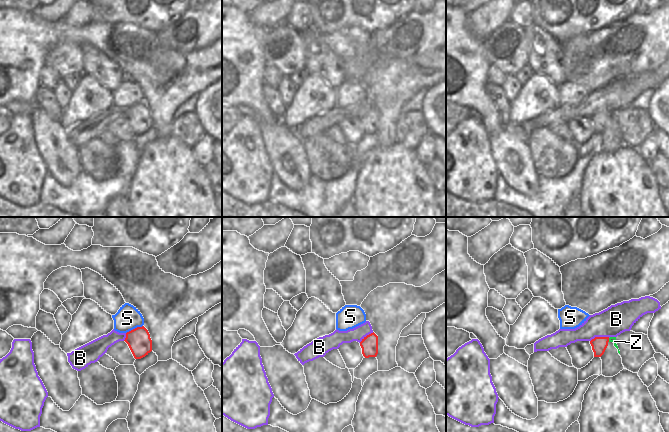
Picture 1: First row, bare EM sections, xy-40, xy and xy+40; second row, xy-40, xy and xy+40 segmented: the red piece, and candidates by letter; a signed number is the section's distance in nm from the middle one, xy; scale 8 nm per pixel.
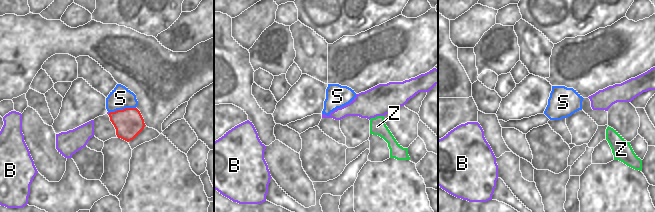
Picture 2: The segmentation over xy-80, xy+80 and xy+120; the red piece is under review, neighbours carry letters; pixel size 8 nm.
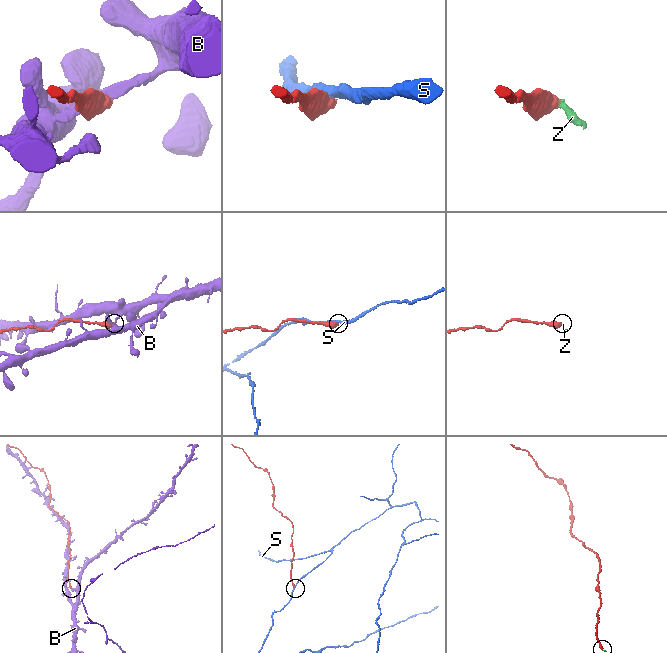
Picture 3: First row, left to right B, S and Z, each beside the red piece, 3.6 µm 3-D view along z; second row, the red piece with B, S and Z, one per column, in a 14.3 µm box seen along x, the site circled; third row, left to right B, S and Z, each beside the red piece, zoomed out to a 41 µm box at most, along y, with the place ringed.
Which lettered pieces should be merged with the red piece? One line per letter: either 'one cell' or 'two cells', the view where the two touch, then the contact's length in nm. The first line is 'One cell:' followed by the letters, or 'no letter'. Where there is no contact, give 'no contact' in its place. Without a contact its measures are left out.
One cell: Z
B: two cells; meets red in xy+40; contact 160 nm long
S: two cells; meets red in xy-40; contact 150 nm long
Z: one cell; meets red in xy+40; contact 30 nm long

